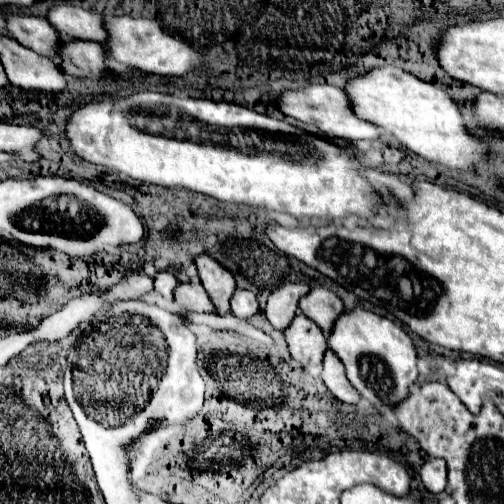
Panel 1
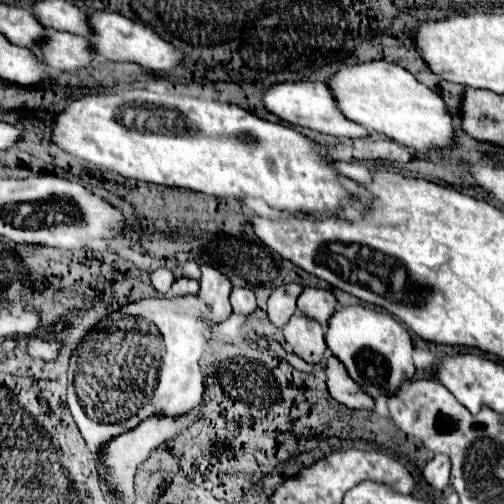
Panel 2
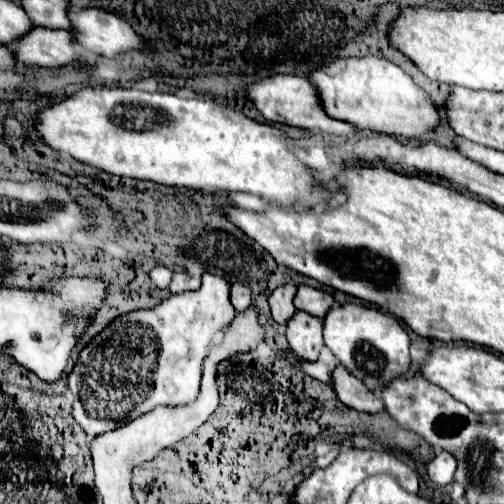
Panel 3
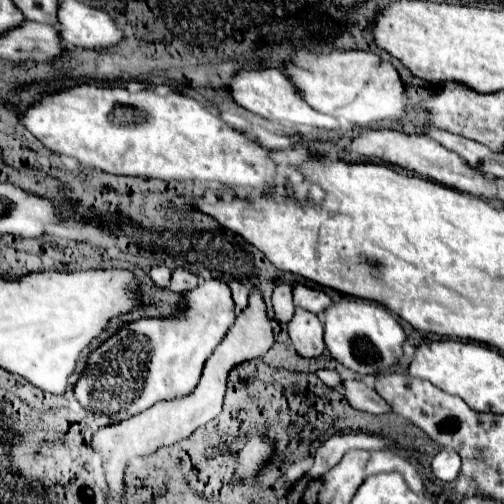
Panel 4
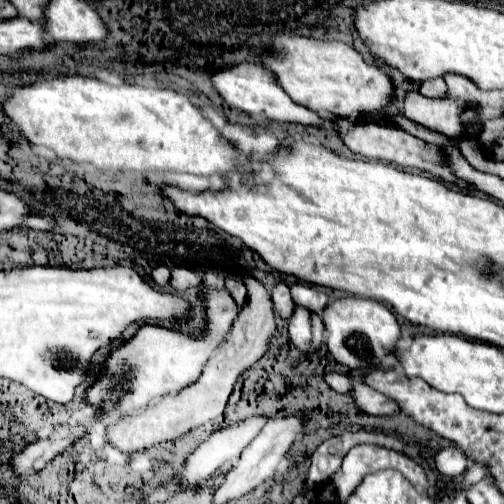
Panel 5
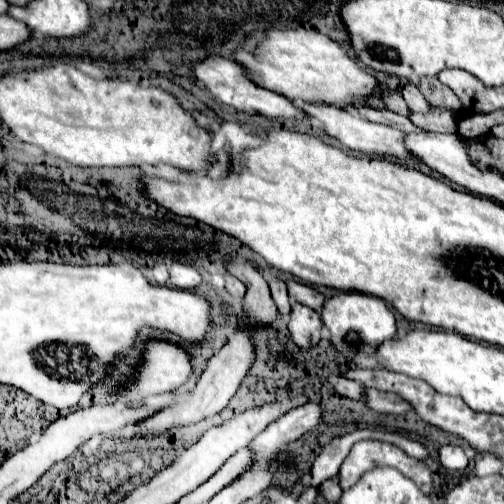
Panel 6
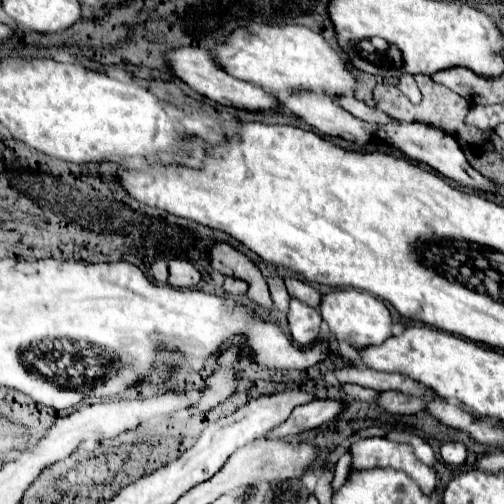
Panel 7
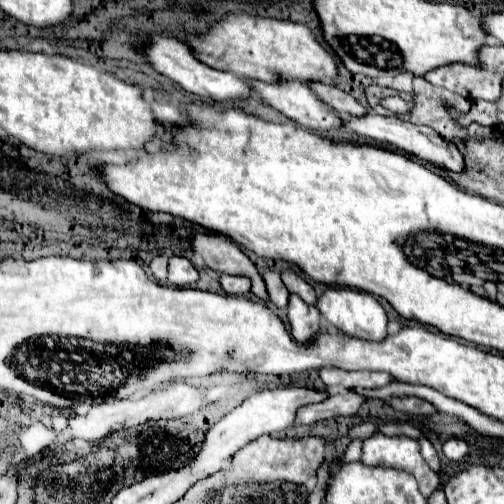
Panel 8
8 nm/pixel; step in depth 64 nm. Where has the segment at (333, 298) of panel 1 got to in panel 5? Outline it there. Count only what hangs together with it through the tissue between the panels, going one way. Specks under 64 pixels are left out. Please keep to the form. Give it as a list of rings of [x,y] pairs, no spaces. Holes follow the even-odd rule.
[[[292,284],[292,286],[290,286],[290,292],[292,292],[294,304],[304,306],[304,308],[308,308],[310,312],[316,312],[316,314],[320,314],[320,312],[326,308],[326,304],[328,304],[328,296],[326,296],[322,290],[316,290],[316,288],[312,288],[312,286]]]

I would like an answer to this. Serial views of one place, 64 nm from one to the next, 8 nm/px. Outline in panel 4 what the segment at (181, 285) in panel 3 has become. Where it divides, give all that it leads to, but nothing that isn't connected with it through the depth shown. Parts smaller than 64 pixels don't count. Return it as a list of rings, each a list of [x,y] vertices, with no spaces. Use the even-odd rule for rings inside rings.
[[[178,268],[178,270],[172,272],[170,290],[174,290],[174,292],[188,292],[188,290],[192,290],[196,286],[198,286],[198,278],[192,272],[182,270],[182,268]]]

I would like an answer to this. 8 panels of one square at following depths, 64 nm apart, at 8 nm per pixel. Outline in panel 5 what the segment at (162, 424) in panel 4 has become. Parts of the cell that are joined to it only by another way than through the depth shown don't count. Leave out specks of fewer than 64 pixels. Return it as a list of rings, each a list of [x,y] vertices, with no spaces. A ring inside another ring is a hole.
[[[246,278],[244,282],[248,286],[246,304],[240,308],[238,318],[234,320],[226,342],[206,362],[204,372],[198,378],[198,382],[194,382],[192,386],[188,386],[176,396],[166,396],[160,404],[154,404],[134,416],[126,416],[108,424],[106,434],[108,434],[108,442],[114,448],[118,448],[124,454],[132,454],[132,452],[146,450],[162,442],[178,440],[190,430],[218,418],[224,412],[226,400],[236,384],[236,378],[264,356],[276,332],[276,316],[272,310],[272,300],[270,300],[268,290],[254,278]]]

